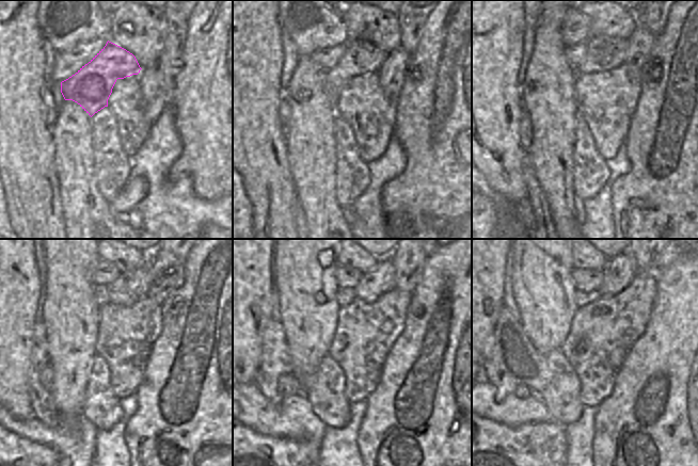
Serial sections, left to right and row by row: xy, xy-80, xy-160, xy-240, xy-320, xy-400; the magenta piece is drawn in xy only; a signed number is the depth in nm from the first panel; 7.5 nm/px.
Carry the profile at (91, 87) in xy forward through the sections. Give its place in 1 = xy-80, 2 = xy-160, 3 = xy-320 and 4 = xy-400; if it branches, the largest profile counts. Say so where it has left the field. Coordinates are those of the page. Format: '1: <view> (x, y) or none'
1: xy-80 (358, 59)
2: xy-160 (602, 53)
3: xy-320 (371, 286)
4: xy-400 (620, 270)

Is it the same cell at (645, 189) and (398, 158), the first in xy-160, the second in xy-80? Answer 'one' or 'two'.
two

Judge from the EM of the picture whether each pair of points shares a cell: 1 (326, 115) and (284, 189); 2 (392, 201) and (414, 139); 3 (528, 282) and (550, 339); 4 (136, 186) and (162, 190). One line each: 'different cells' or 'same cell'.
1: different cells
2: same cell
3: same cell
4: different cells

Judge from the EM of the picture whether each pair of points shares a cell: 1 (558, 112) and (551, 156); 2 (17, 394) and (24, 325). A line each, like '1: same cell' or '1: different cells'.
1: same cell
2: same cell

